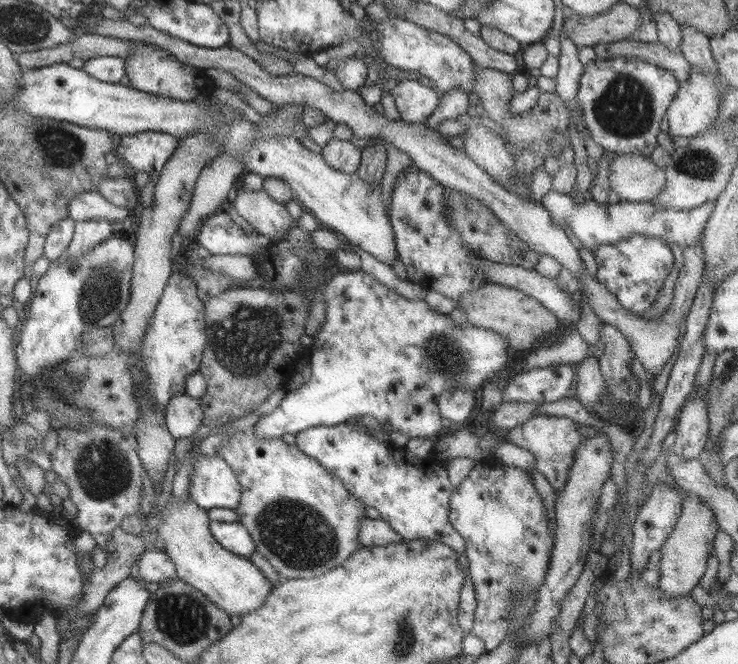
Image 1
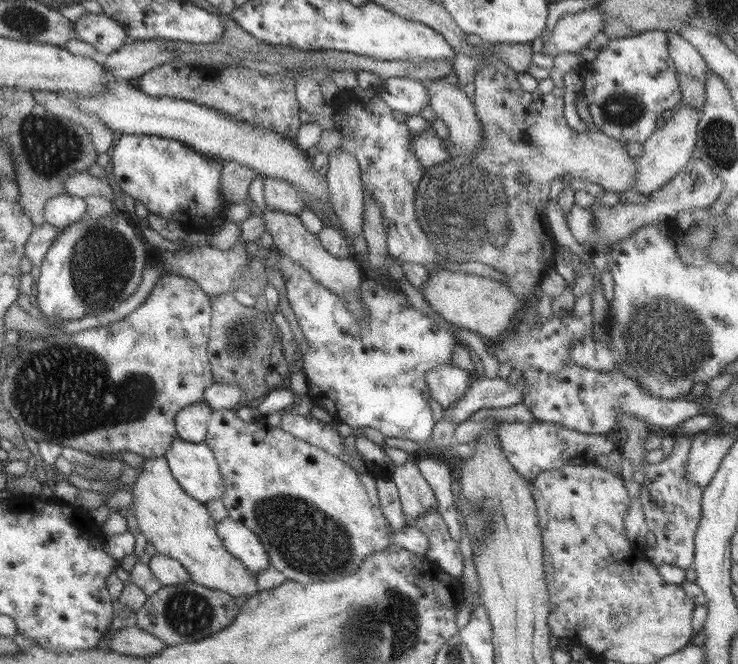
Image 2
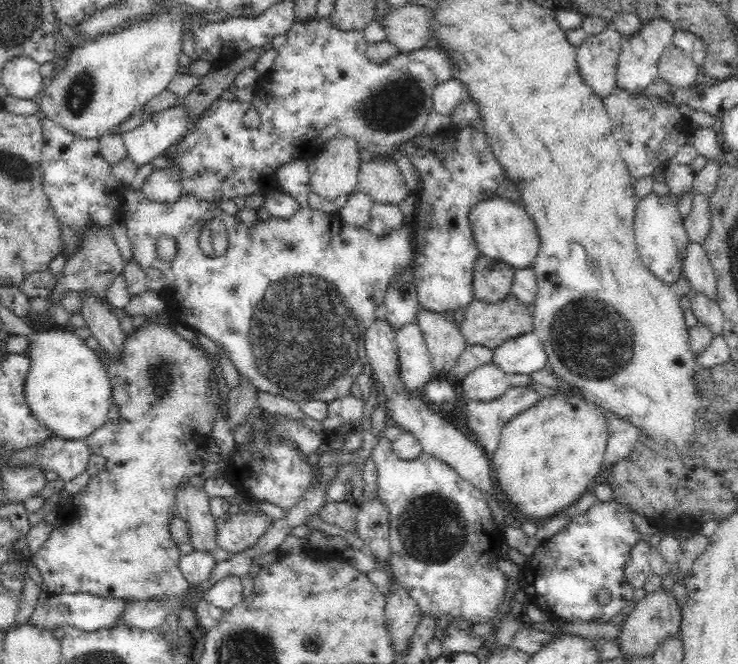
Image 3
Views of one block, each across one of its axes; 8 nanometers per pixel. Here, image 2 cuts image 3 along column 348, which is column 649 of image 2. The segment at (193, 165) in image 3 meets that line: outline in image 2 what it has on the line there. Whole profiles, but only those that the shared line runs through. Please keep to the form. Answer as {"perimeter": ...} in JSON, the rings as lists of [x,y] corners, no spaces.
{"perimeter":[[[645,31],[636,36],[610,39],[597,52],[594,60],[580,64],[578,72],[584,82],[580,94],[586,102],[595,131],[603,132],[621,144],[635,142],[643,145],[657,129],[656,122],[661,113],[664,110],[673,110],[682,100],[676,79],[677,71],[668,56],[667,32],[665,31]]]}

